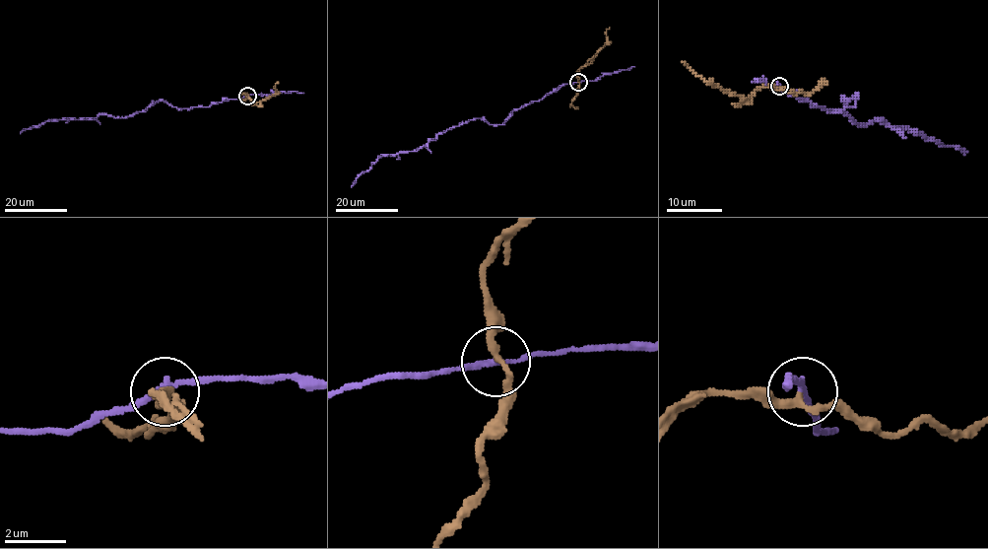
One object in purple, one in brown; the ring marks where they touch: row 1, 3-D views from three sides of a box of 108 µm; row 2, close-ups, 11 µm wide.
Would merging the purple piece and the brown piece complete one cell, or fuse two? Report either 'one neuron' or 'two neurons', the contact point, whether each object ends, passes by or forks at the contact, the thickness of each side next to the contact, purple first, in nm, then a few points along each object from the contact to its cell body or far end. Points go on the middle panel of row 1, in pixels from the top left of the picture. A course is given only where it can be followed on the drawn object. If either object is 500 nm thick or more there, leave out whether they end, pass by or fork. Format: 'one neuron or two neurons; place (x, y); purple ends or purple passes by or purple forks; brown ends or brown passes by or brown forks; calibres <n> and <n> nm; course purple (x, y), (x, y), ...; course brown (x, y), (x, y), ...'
two neurons; place (578, 82); purple passes by; brown passes by; calibres 190 and 220 nm; course purple (578, 82), (515, 109), (504, 122), (469, 119), (413, 151), (382, 155), (352, 186); course brown (578, 82), (577, 72), (607, 42), (606, 31), (610, 28)

